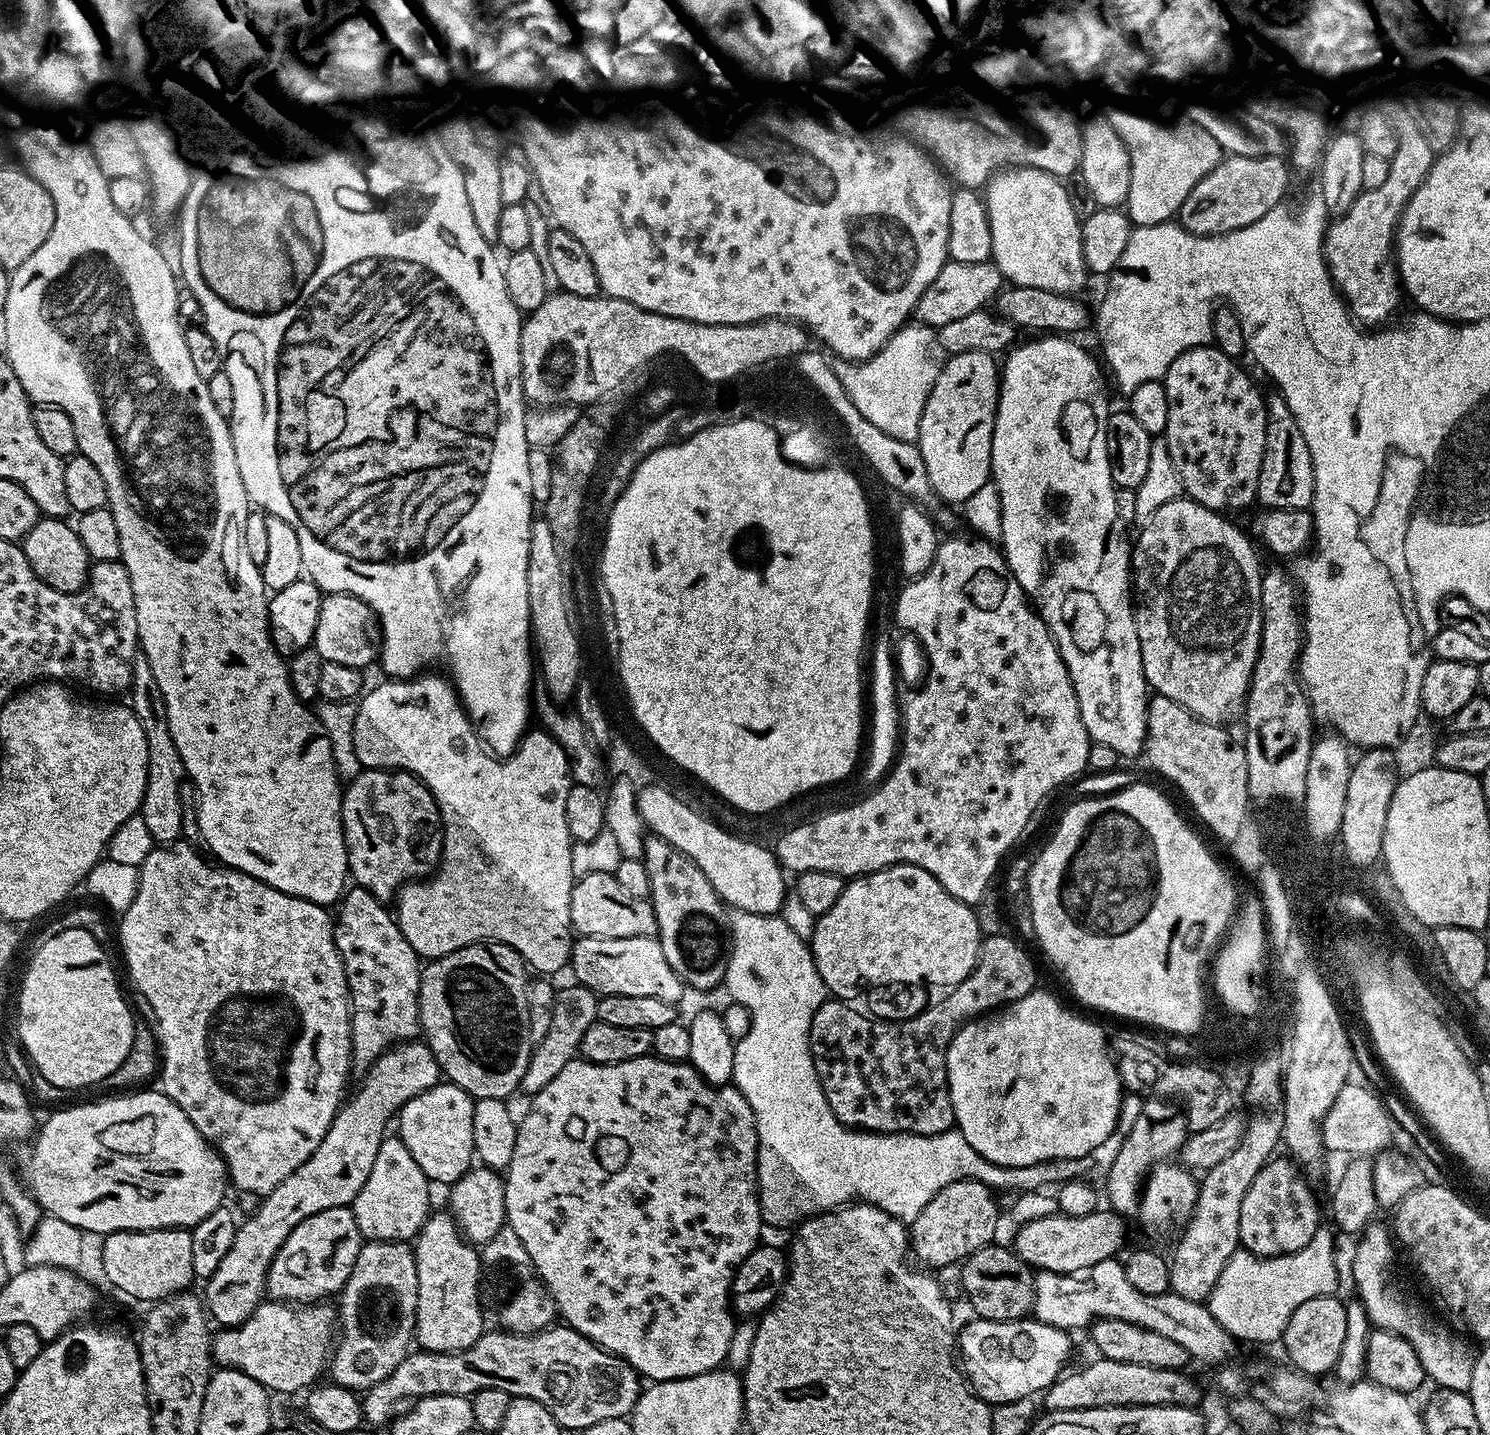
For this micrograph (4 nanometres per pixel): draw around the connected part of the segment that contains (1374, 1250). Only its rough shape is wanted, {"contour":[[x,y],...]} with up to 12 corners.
{"contour":[[1369,1222],[1352,1280],[1369,1321],[1414,1346],[1433,1385],[1467,1392],[1474,1348],[1392,1281],[1393,1233]]}

